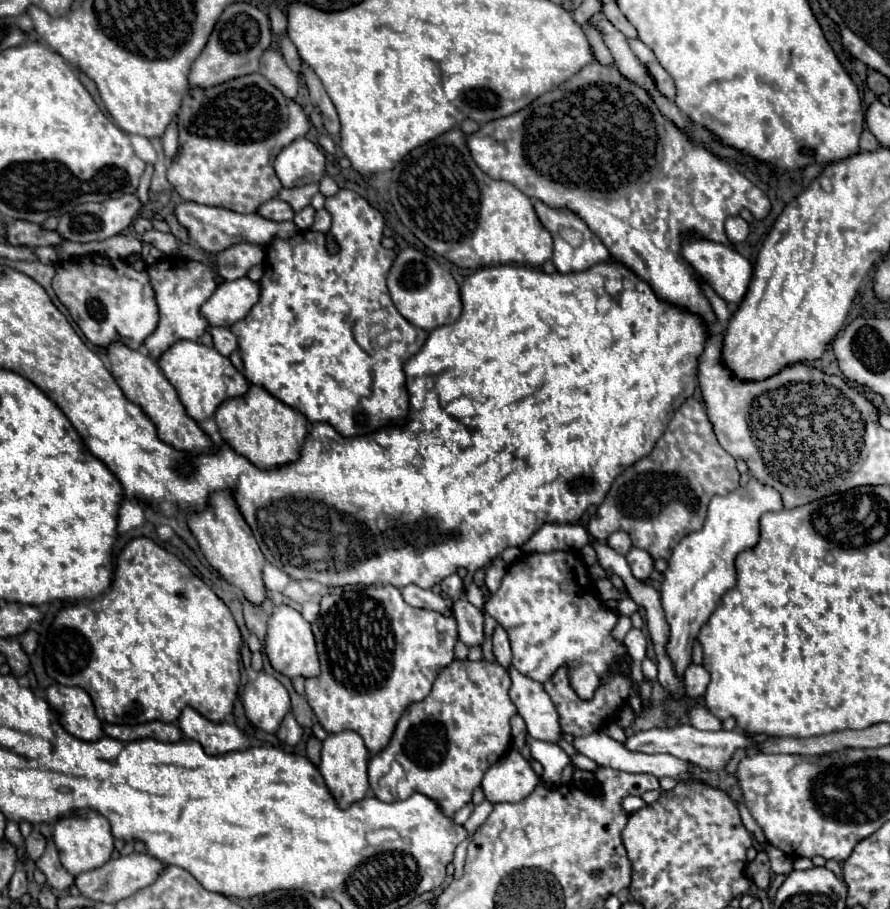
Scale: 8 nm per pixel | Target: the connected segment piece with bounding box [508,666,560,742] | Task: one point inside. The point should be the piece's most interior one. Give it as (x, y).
(533, 704)

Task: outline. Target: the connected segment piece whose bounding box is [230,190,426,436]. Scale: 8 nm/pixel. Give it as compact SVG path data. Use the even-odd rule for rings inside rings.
M340 190L338 194L326 198L324 208L332 216L332 234L334 234L336 242L340 244L340 252L338 254L330 254L326 250L326 246L324 246L326 244L326 236L320 234L320 232L312 232L312 230L304 230L304 232L300 232L300 234L296 234L296 236L288 238L288 240L272 242L272 246L268 246L268 250L266 250L264 280L262 280L264 288L262 288L260 302L250 310L250 314L244 320L234 322L230 326L230 330L238 338L238 348L240 348L242 362L244 362L244 376L248 374L248 382L250 384L264 386L272 396L276 396L284 404L300 410L310 422L328 422L330 426L334 426L344 436L358 436L360 432L362 434L372 434L372 430L378 430L378 428L388 426L388 424L400 424L408 416L408 392L404 390L404 370L402 370L402 366L412 354L416 354L416 350L420 350L420 346L424 344L426 332L416 328L414 324L410 324L396 310L396 306L394 306L394 302L390 298L390 292L388 292L388 286L386 286L386 274L392 268L392 262L394 262L396 254L394 254L394 250L388 250L388 248L384 248L380 244L382 242L382 230L384 230L382 214L376 208L372 208L362 196L358 196L352 190ZM386 330L398 330L400 332L400 340L382 342L382 332L386 332Z

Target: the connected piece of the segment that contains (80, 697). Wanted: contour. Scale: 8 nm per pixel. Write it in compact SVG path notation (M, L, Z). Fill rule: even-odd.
M52 684L46 690L46 700L56 712L60 712L60 722L72 736L86 742L96 742L104 736L102 722L98 720L92 698L86 690Z

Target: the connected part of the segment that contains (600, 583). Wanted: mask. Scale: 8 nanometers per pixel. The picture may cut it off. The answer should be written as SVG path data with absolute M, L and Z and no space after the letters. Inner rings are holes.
M608 578L596 580L596 588L598 588L598 594L600 594L600 598L602 598L604 602L606 602L606 600L622 600L624 596L628 596L624 590L616 590Z

